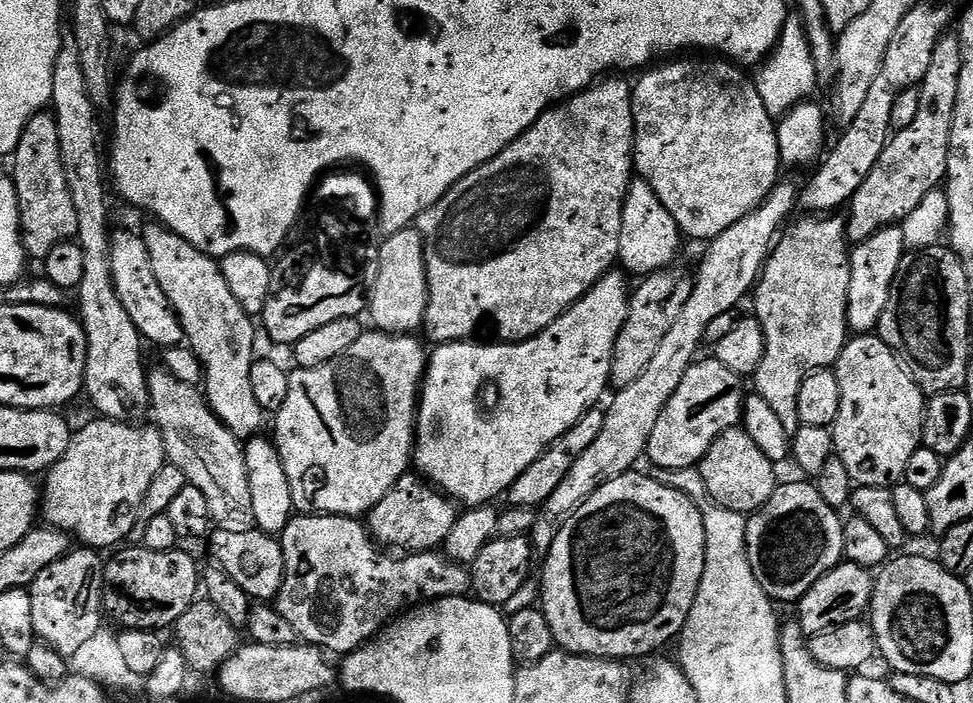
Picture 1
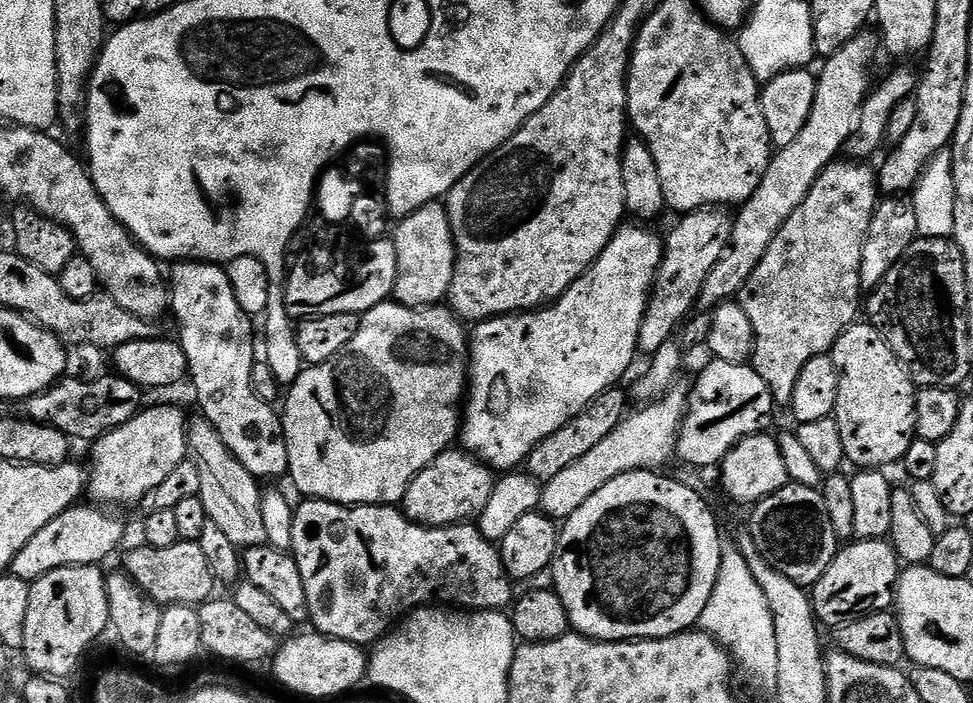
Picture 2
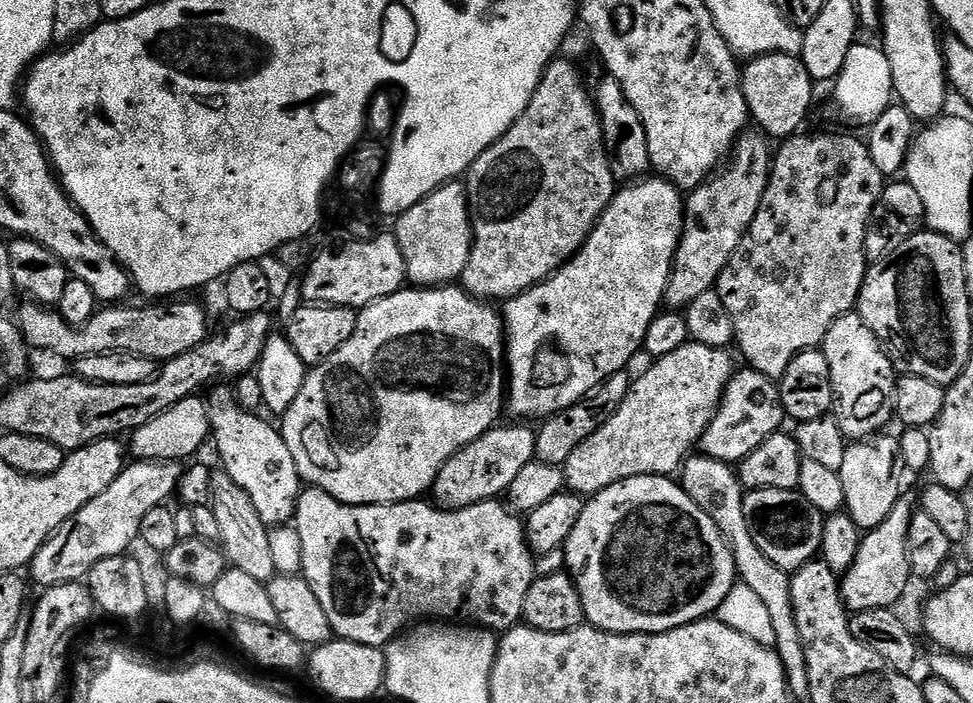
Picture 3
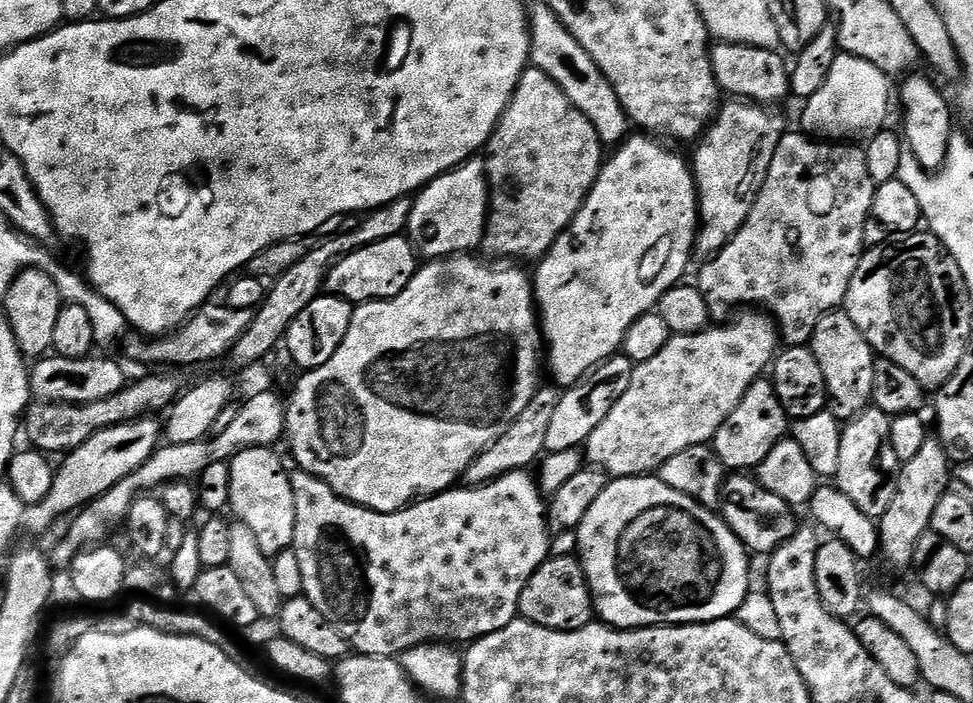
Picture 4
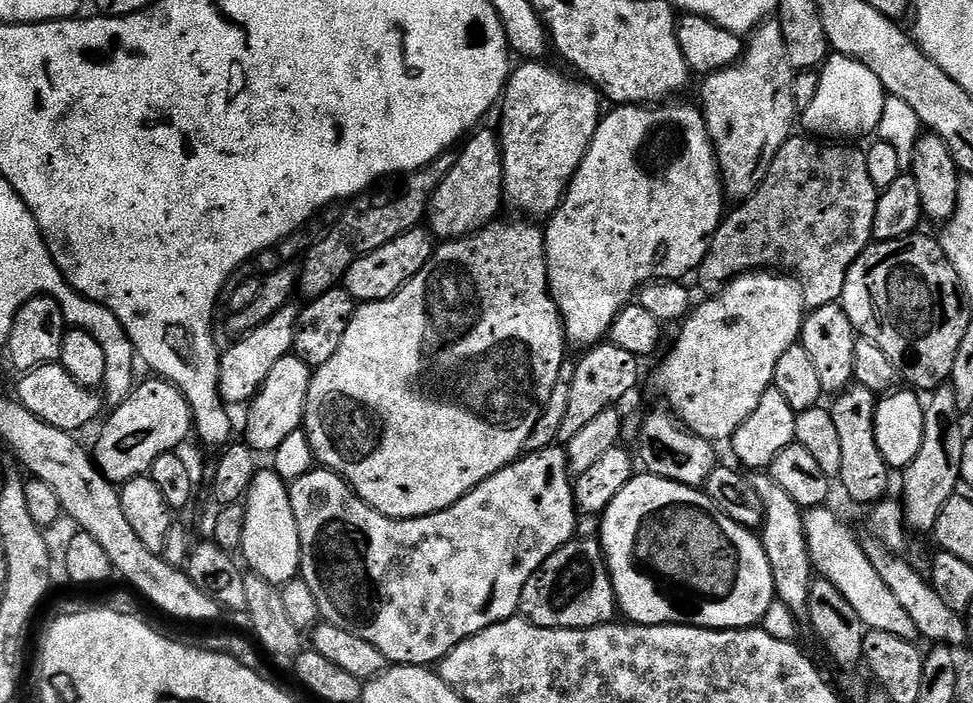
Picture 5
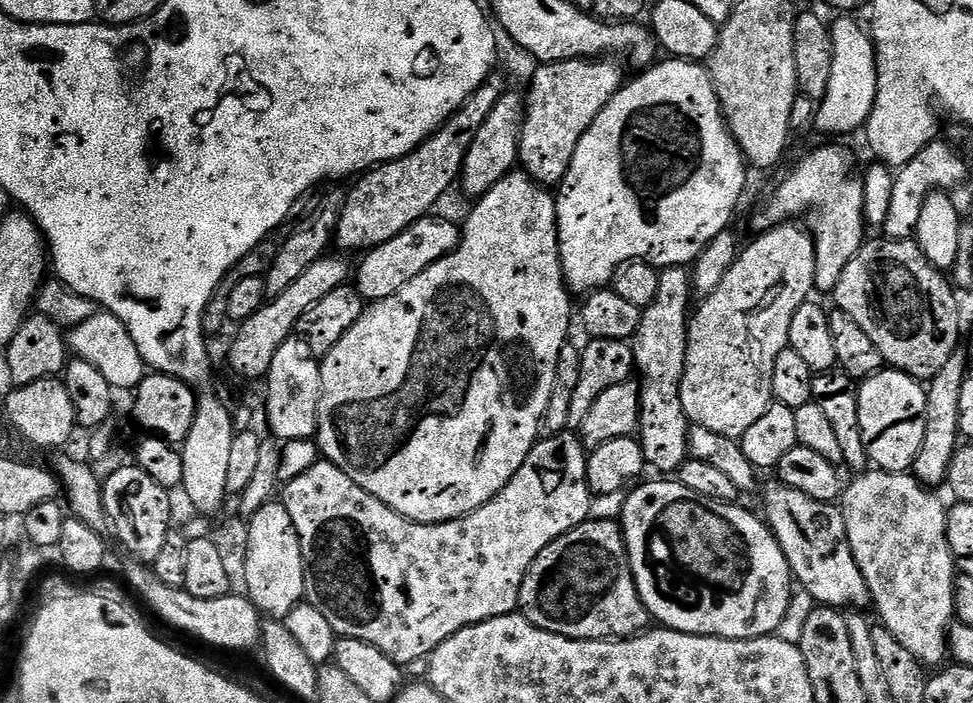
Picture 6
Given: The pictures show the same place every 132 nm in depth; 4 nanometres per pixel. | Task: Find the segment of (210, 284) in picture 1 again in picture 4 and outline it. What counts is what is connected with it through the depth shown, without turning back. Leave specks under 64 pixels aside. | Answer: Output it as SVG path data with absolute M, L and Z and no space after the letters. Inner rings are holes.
M243 448L230 461L230 512L236 515L239 523L245 524L258 538L258 546L262 546L262 554L275 558L280 552L289 551L294 545L296 529L296 491L292 485L289 469L284 469L280 456L272 448Z

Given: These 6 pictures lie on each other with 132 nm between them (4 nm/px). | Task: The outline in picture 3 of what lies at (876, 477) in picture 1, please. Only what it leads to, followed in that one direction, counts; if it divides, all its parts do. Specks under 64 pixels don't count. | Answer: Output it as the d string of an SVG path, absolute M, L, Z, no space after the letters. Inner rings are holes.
M855 311L847 312L830 326L822 351L830 366L830 382L834 386L832 412L844 437L855 442L883 433L896 414L898 373L874 330L870 330Z

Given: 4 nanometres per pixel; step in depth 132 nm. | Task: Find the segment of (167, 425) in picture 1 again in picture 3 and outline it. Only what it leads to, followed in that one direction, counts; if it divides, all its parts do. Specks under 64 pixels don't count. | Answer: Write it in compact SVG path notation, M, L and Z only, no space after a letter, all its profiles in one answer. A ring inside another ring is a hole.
M223 470L213 471L210 506L214 510L214 518L218 518L219 543L222 545L227 563L265 582L277 575L270 555L269 525L264 524L262 518L258 518L258 510L254 510L254 502L250 502L246 490L238 487L234 478L230 478L230 474Z

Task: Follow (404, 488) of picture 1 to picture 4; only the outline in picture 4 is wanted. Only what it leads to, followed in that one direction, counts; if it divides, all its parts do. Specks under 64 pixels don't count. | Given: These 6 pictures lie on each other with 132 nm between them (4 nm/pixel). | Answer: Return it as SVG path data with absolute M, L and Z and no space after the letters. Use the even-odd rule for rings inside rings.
M540 387L536 392L536 397L530 402L530 406L526 406L526 410L522 410L522 414L510 426L510 430L506 434L502 434L502 438L495 440L486 451L478 454L478 458L466 468L462 480L467 487L482 488L485 484L494 482L511 472L523 472L531 469L545 455L546 434L561 394L559 387L551 387Z

